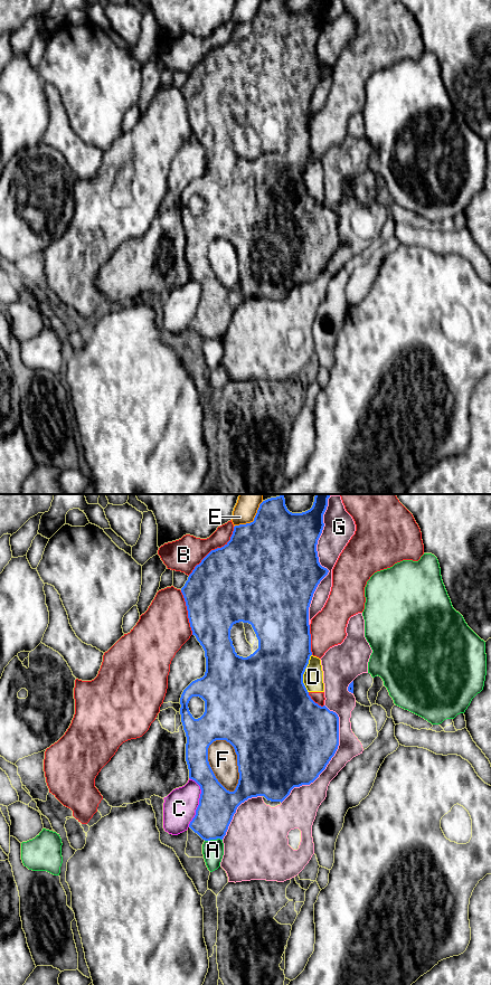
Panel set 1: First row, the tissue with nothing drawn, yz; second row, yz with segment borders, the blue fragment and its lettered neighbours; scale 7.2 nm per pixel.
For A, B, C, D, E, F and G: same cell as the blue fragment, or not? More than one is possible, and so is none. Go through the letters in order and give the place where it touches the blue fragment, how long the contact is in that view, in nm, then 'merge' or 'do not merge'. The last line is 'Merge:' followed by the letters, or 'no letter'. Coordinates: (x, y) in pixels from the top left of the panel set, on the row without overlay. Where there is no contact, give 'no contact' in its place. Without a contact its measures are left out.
A: meets blue in yz at (213, 338); contact 130 nm long; do not merge
B: meets blue in yz at (215, 48); contact 480 nm long; do not merge
C: meets blue in yz at (199, 301); contact 360 nm long; do not merge
D: meets blue in yz at (303, 172); contact 280 nm long; do not merge
E: meets blue in yz at (254, 19); contact 280 nm long; do not merge
F: meets blue in yz at (210, 266); contact 400 nm long; do not merge
G: meets blue in yz at (319, 63); contact 900 nm long; do not merge
Merge: no letter

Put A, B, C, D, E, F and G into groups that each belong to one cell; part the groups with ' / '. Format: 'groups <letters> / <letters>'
groups A / B D F / C / E / G

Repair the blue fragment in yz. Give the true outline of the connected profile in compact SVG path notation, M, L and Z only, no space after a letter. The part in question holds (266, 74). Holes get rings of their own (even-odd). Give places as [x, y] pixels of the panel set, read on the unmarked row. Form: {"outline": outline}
{"outline": "M263 0L259 3L254 20L246 23L239 23L234 26L230 39L221 47L211 49L199 64L195 66L189 74L188 79L181 87L183 94L188 117L192 134L196 135L205 150L206 157L206 171L200 178L192 180L182 191L180 197L180 214L183 229L187 236L186 243L186 261L189 268L189 277L195 280L201 288L199 304L196 309L196 314L189 323L189 326L197 332L202 339L223 339L226 334L228 325L236 312L237 306L252 296L264 295L271 301L283 301L294 286L302 284L310 284L319 274L325 268L327 264L334 255L339 245L339 216L336 211L330 210L325 205L321 206L315 202L303 182L303 173L309 163L311 151L311 133L309 124L309 106L313 96L313 93L320 83L320 80L328 74L329 69L322 66L319 61L317 44L322 32L324 22L323 13L327 9L328 0L314 0L310 9L302 12L292 12L287 9L285 0ZM236 122L248 122L252 124L256 136L258 139L258 148L247 157L239 155L235 151L233 140L230 138L230 129ZM192 196L199 196L205 200L204 214L195 218L189 210L188 202ZM216 239L226 239L229 241L237 254L237 265L239 272L238 283L234 291L227 290L216 277L209 261L208 261L208 247Z"}

